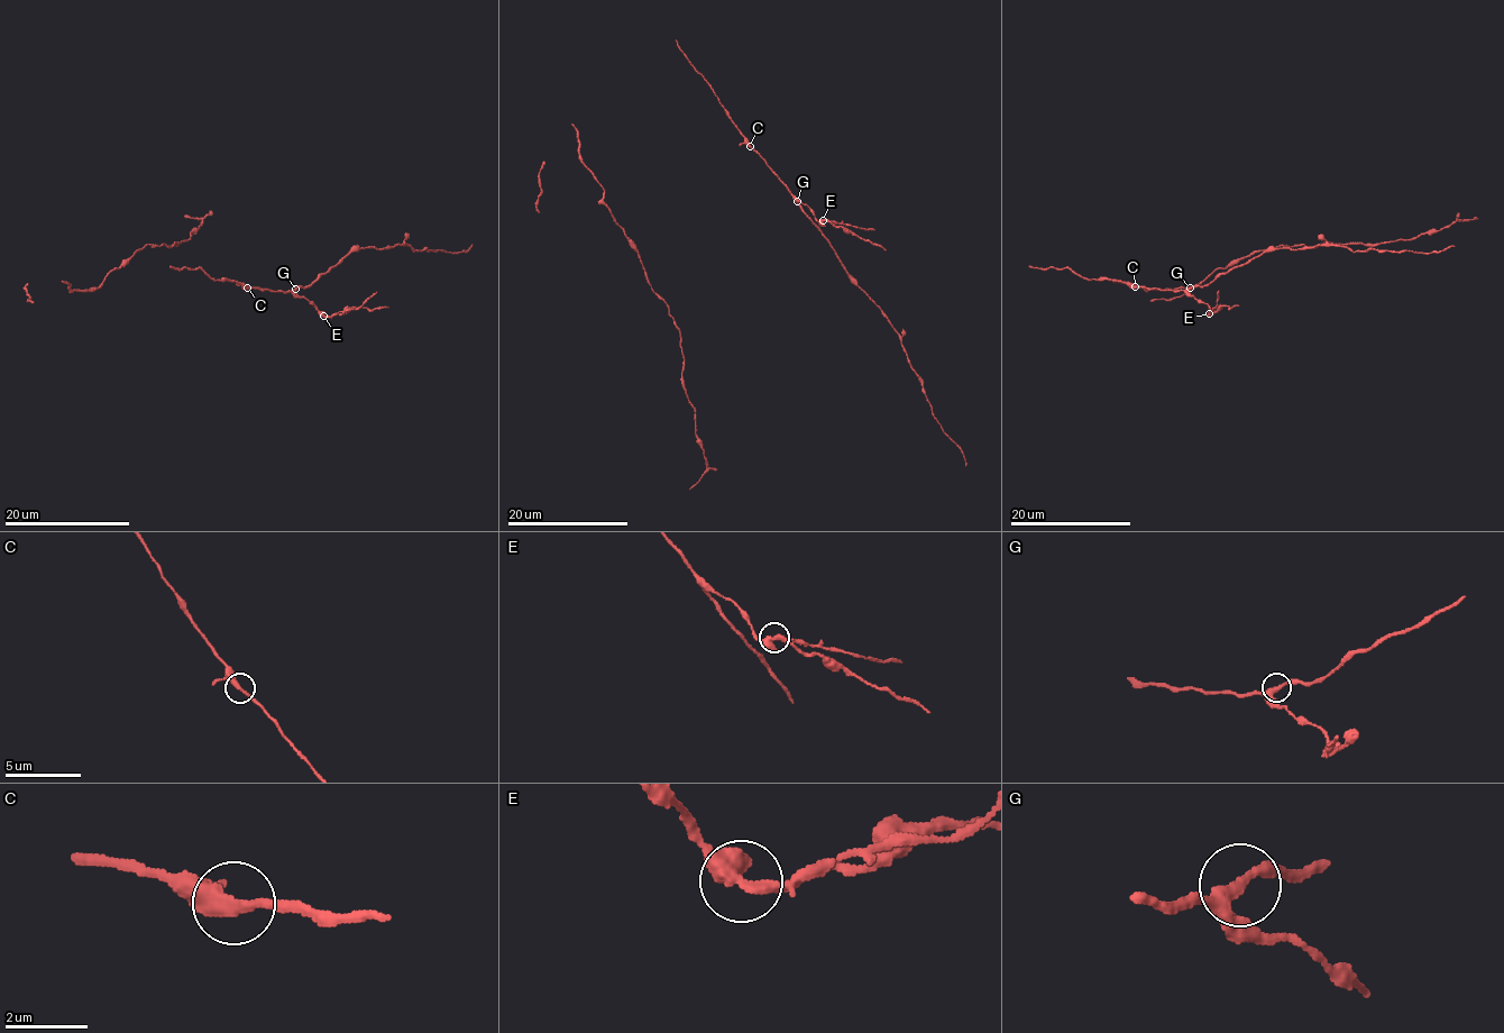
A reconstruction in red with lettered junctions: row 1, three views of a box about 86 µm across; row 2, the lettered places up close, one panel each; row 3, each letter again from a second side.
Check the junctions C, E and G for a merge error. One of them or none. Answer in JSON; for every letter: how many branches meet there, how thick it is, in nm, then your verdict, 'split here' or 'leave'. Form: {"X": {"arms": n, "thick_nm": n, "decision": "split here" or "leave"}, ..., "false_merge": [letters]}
{"C": {"arms": 3, "thick_nm": 320, "decision": "leave"}, "E": {"arms": 3, "thick_nm": 320, "decision": "split here"}, "G": {"arms": 3, "thick_nm": 260, "decision": "leave"}, "false_merge": ["E"]}

